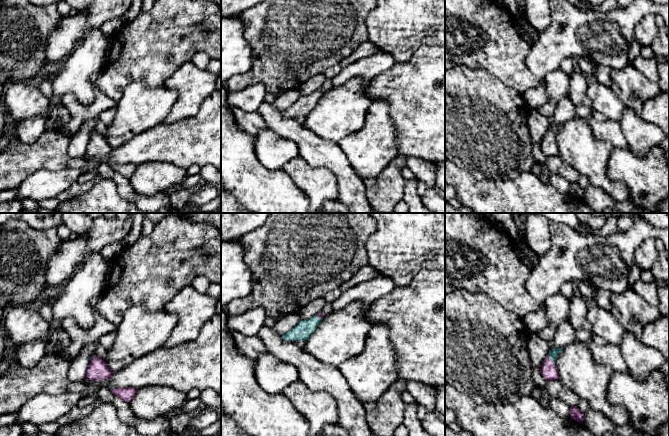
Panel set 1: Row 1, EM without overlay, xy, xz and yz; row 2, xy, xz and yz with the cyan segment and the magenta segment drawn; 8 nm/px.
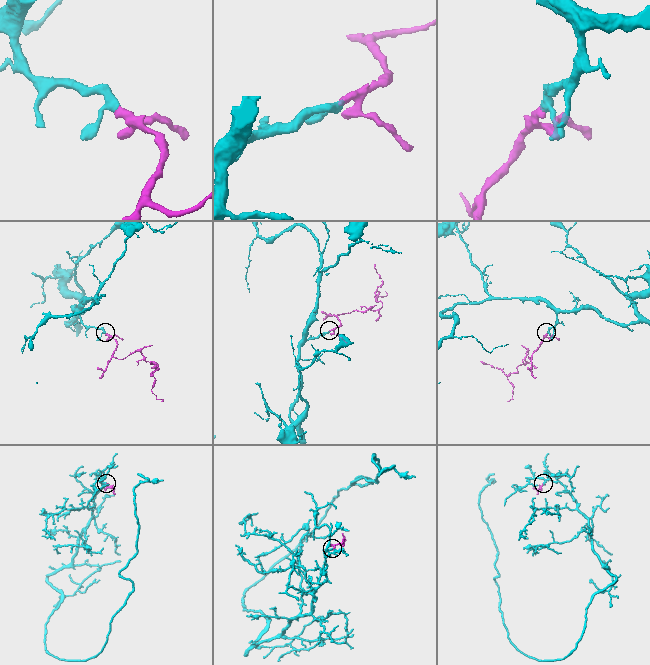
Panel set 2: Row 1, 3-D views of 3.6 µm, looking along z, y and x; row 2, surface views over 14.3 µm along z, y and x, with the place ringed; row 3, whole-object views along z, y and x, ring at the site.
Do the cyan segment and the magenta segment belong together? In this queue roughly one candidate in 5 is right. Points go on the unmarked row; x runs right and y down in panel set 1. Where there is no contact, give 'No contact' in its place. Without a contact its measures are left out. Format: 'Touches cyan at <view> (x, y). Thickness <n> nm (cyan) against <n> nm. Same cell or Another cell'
Touches cyan at yz (552, 136). Thickness 70 nm (cyan) against 130 nm. Same cell

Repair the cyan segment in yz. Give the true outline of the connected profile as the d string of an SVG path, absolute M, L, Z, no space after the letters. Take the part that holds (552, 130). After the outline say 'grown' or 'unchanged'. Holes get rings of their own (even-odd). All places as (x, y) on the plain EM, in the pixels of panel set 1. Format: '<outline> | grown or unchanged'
M563 123L549 127L545 134L544 139L540 144L540 148L546 157L559 155L555 138L558 130L562 128L562 125Z | grown

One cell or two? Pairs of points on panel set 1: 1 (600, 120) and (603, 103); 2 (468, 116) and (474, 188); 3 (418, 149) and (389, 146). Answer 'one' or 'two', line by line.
1: two
2: two
3: two

